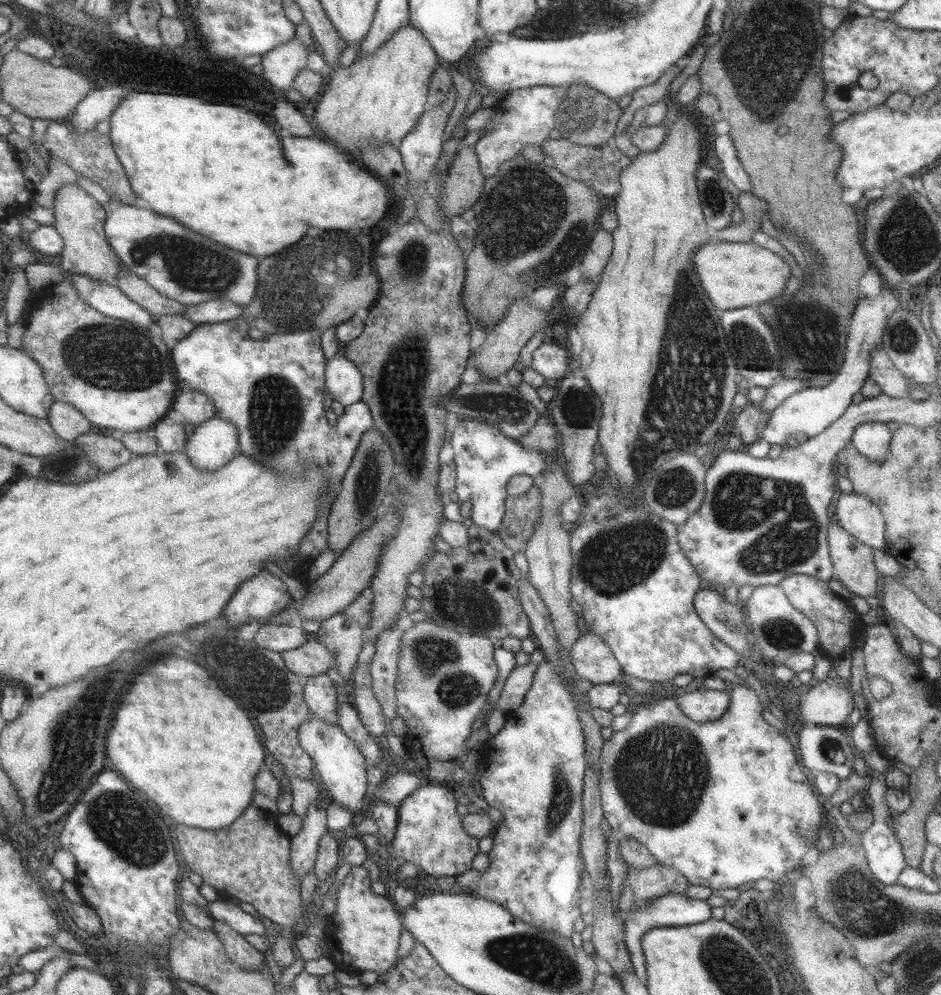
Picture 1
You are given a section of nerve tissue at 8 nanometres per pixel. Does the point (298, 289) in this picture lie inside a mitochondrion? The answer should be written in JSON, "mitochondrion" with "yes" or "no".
{"mitochondrion":"yes"}

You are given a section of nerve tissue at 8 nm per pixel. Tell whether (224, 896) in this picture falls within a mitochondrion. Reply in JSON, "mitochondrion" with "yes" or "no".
{"mitochondrion":"no"}

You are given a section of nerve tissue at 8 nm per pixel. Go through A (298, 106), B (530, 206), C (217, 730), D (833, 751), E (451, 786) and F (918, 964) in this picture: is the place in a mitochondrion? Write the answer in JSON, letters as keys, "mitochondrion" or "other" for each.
{"A":"other","B":"mitochondrion","C":"other","D":"mitochondrion","E":"other","F":"mitochondrion"}

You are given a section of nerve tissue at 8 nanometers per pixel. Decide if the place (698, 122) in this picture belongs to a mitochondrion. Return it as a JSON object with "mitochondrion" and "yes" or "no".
{"mitochondrion":"no"}

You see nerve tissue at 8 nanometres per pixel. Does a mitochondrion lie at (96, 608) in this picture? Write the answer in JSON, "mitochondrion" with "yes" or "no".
{"mitochondrion":"no"}

